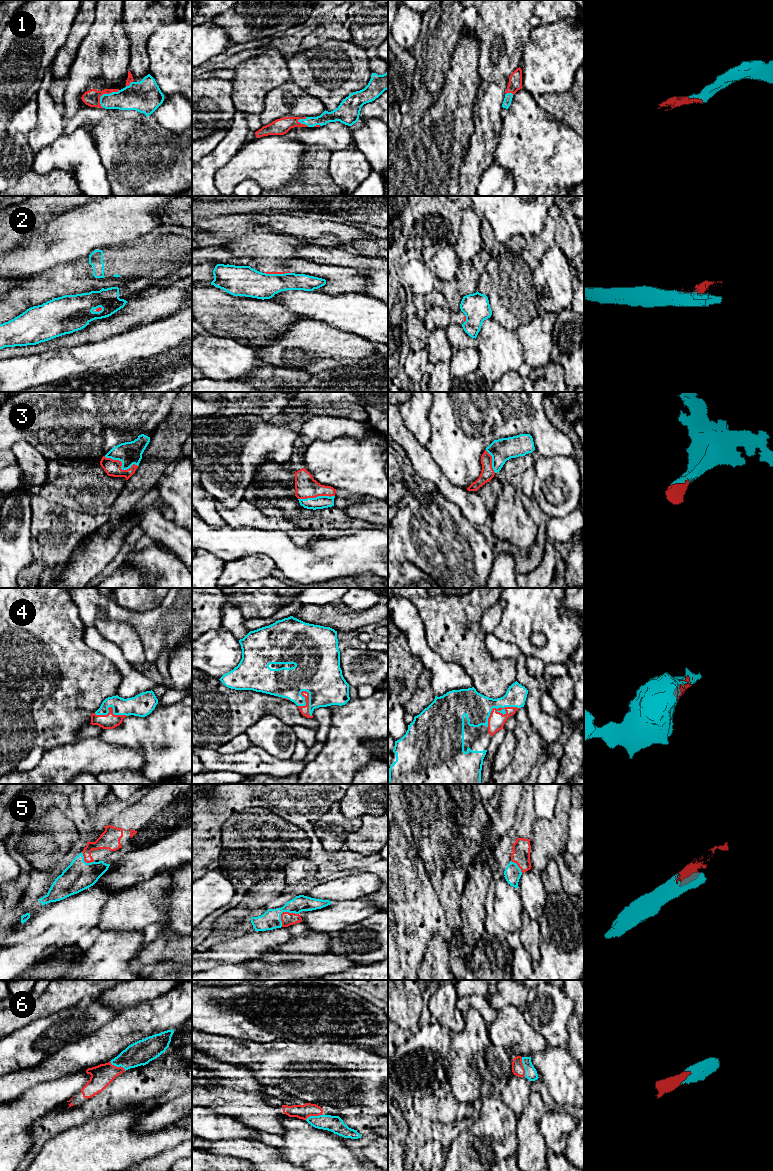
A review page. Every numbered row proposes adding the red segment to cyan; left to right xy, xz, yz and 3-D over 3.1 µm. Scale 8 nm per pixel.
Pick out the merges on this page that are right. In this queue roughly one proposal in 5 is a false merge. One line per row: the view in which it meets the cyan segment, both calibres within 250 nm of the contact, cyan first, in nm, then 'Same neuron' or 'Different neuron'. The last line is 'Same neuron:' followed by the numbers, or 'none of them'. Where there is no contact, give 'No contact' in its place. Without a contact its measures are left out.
1: Touches cyan in xy. Thickness 220 nm (cyan) against 130 nm. Same neuron
2: Touches cyan in xz. Thickness 240 nm (cyan) against 20 nm. Different neuron
3: Touches cyan in xy. Thickness 190 nm (cyan) against 130 nm. Same neuron
4: Touches cyan in yz. Thickness 220 nm (cyan) against 140 nm. Same neuron
5: Touches cyan in xz. Thickness 160 nm (cyan) against 100 nm. Same neuron
6: Touches cyan in yz. Thickness 100 nm (cyan) against 100 nm. Same neuron
Same neuron: 1, 3, 4, 5, 6

